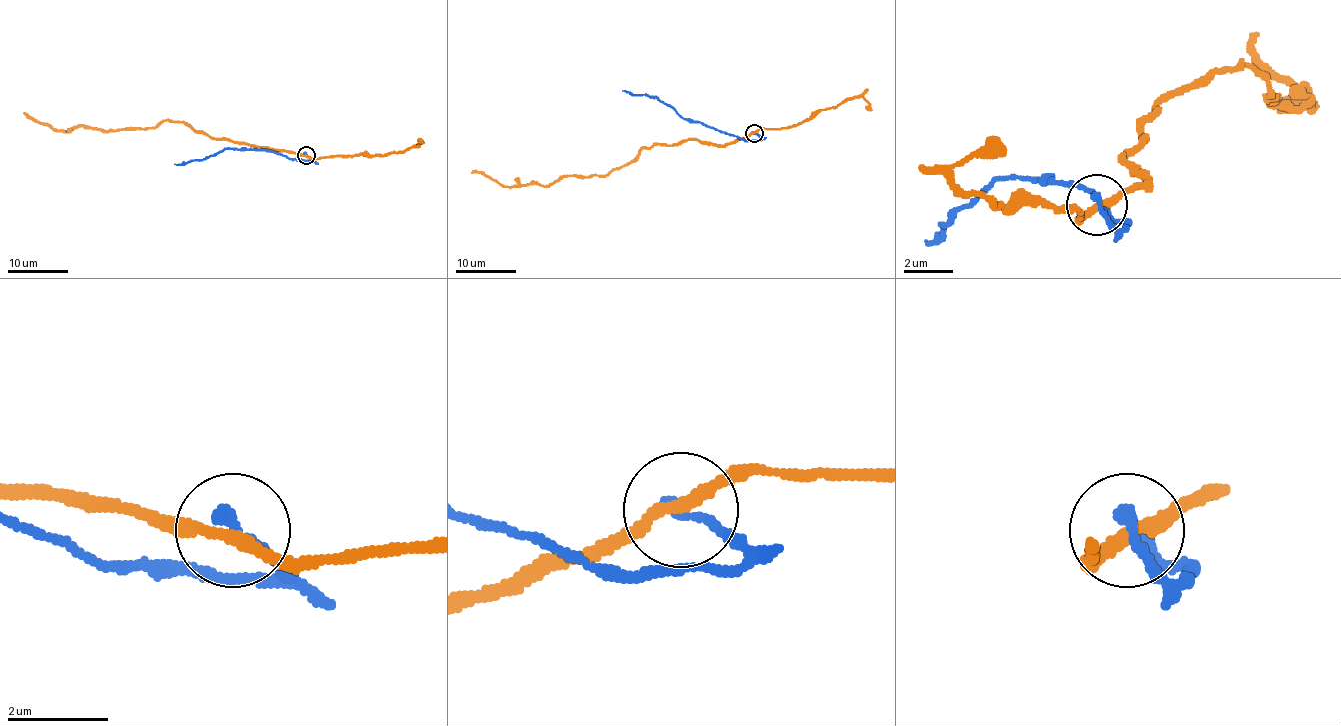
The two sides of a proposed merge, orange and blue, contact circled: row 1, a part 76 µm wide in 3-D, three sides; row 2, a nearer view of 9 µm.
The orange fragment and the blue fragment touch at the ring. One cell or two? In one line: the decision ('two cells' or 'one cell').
two cells

